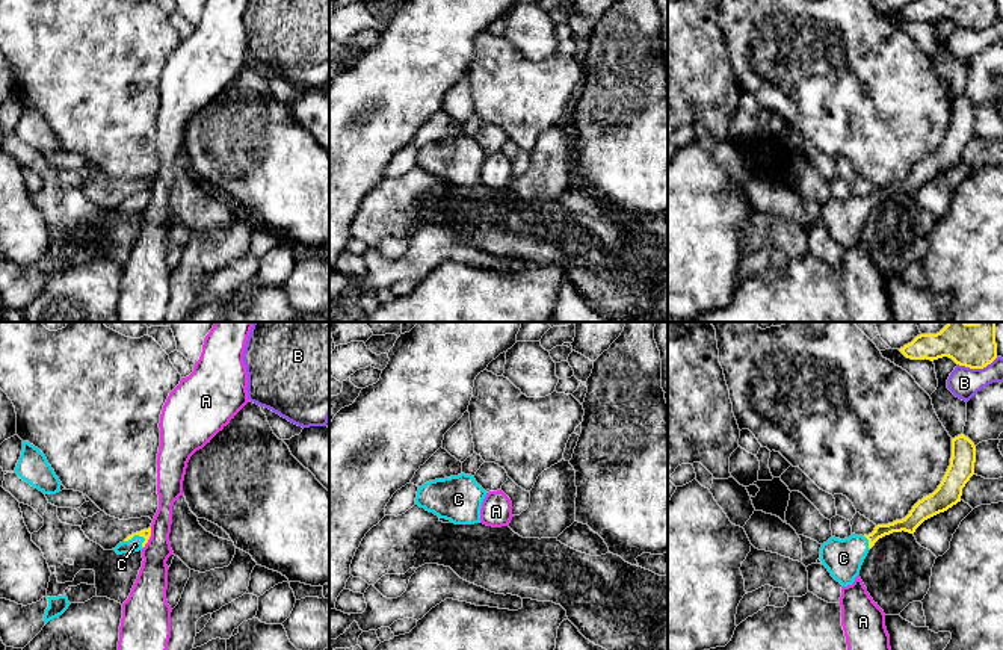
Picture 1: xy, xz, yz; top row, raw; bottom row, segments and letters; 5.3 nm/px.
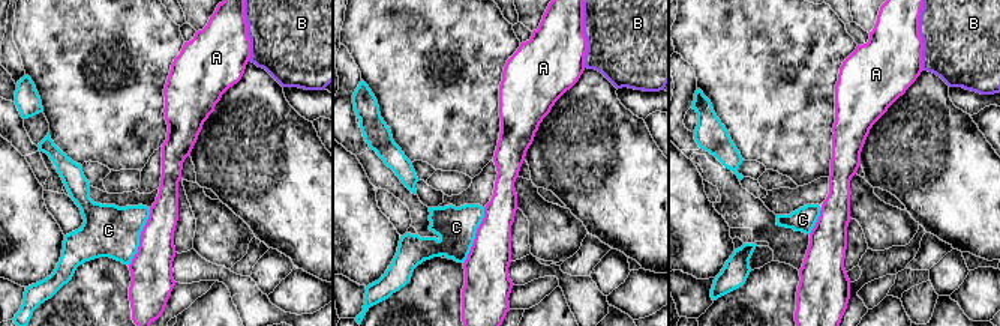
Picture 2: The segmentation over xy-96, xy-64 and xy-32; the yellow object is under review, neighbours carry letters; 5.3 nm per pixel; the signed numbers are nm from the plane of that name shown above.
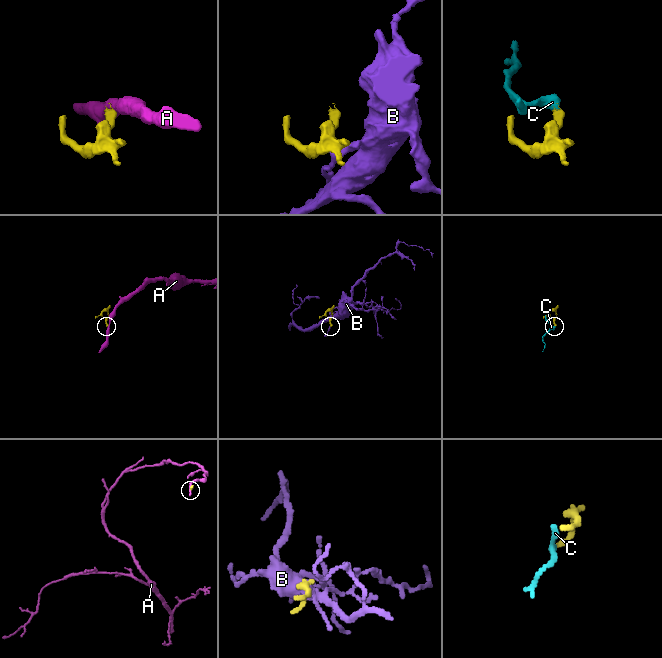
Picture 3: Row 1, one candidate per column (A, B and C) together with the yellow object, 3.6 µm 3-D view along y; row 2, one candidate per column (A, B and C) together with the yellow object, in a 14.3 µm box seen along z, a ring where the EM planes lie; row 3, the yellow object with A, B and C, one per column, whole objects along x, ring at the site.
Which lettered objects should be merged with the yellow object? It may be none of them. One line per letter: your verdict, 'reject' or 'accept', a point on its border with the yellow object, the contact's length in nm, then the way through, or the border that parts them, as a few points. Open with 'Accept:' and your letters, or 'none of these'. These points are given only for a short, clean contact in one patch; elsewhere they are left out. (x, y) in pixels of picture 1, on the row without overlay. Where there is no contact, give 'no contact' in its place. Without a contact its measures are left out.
Accept: C
A: reject; meets yellow in xy at (148, 200); contact 120 nm long; border along xy (151, 189), (151, 197), (144, 209)
B: reject; meets yellow in yz at (978, 29); contact 220 nm long
C: accept; meets yellow in xy at (135, 195); contact 120 nm long; runs through xy (147, 194), (135, 195), (135, 206)

